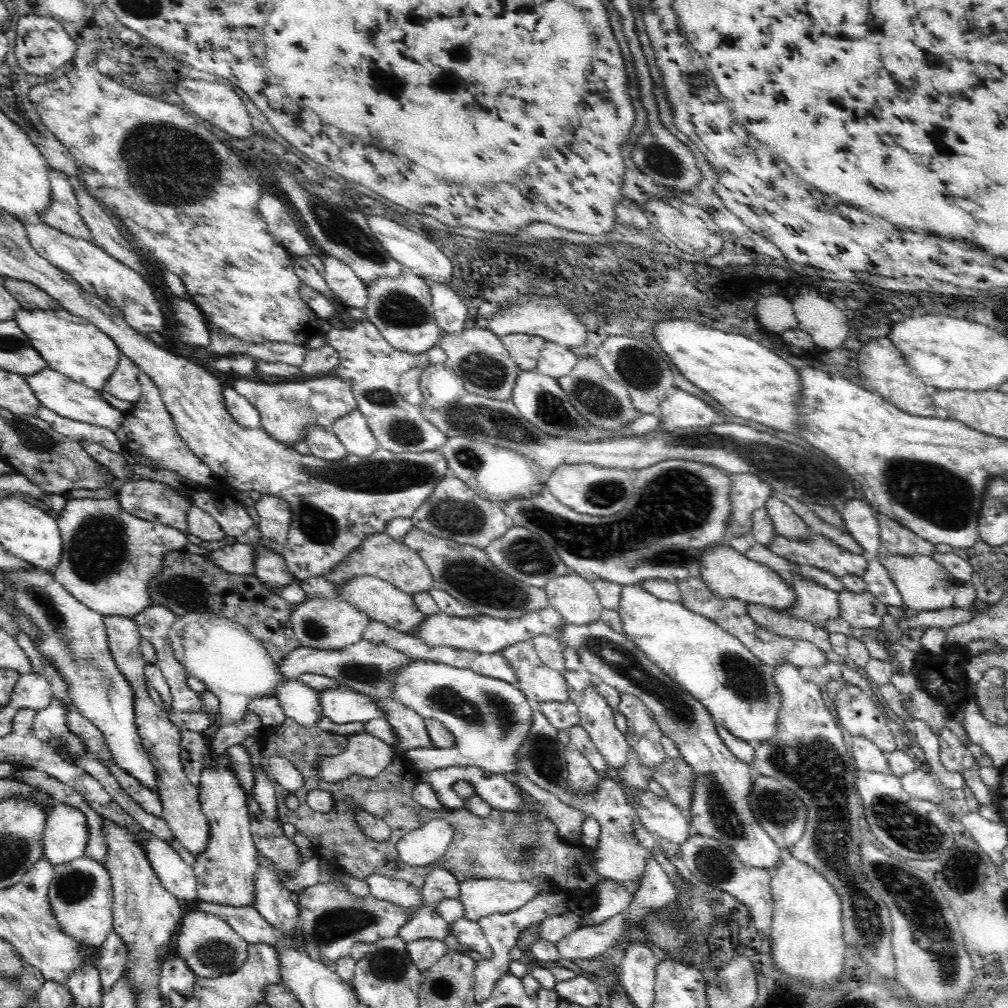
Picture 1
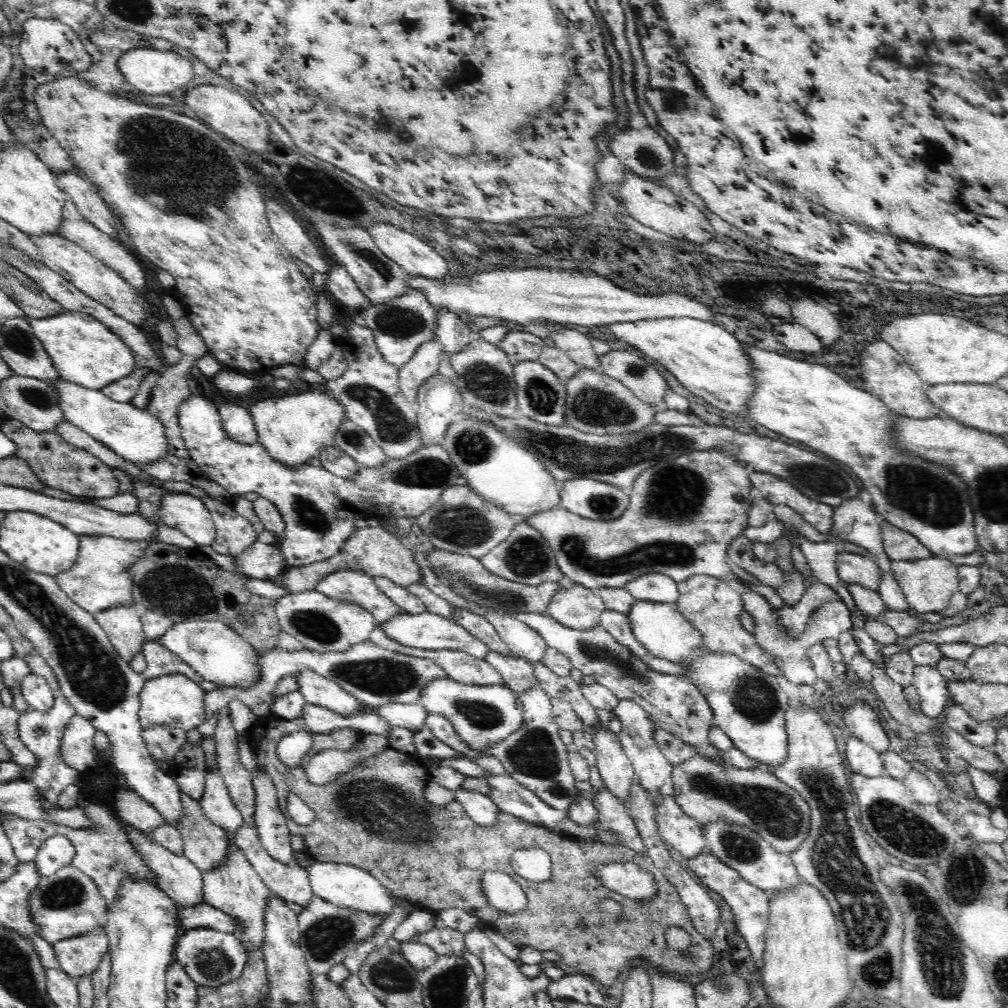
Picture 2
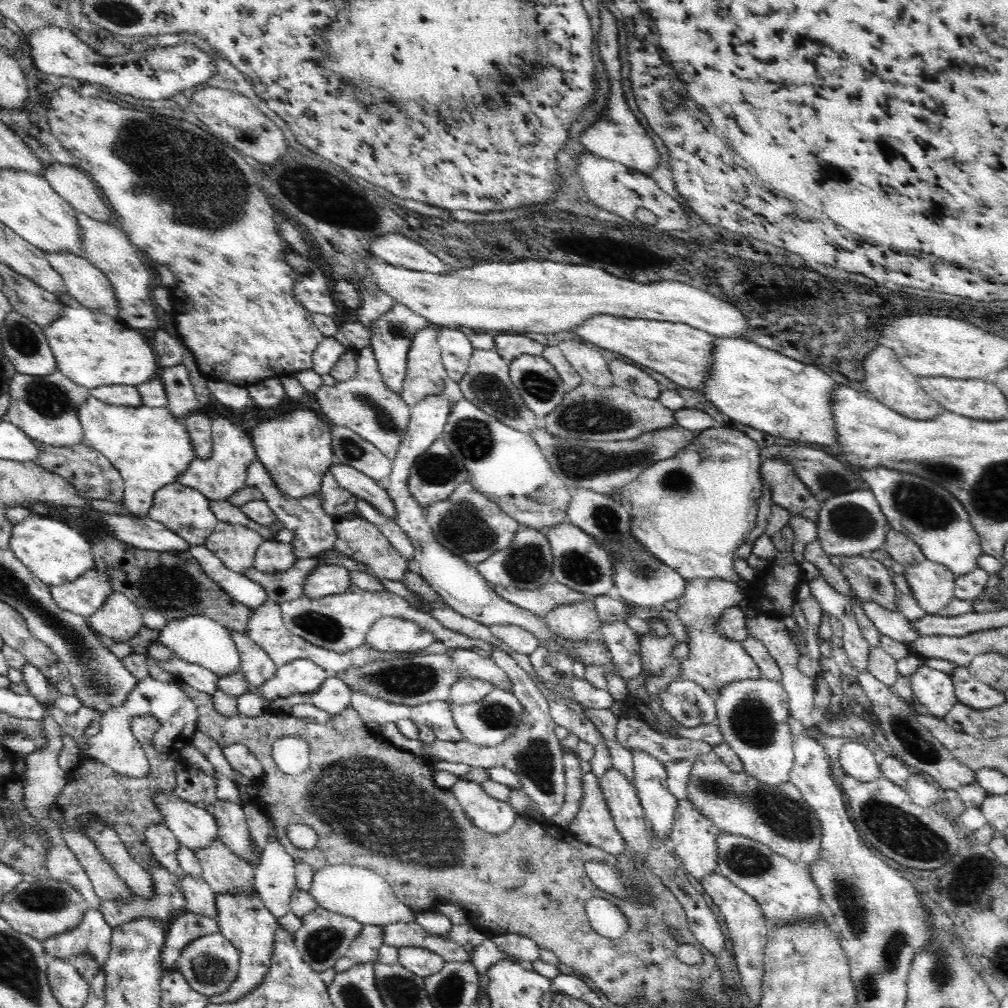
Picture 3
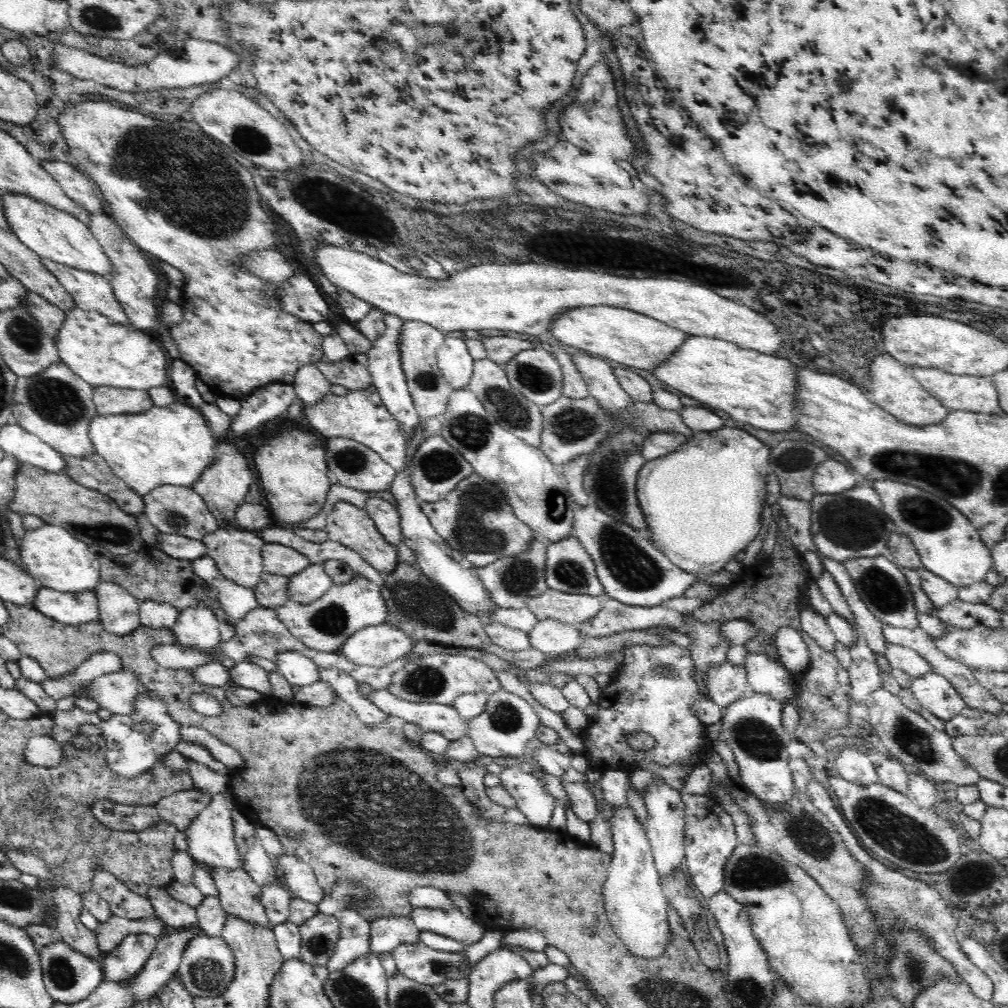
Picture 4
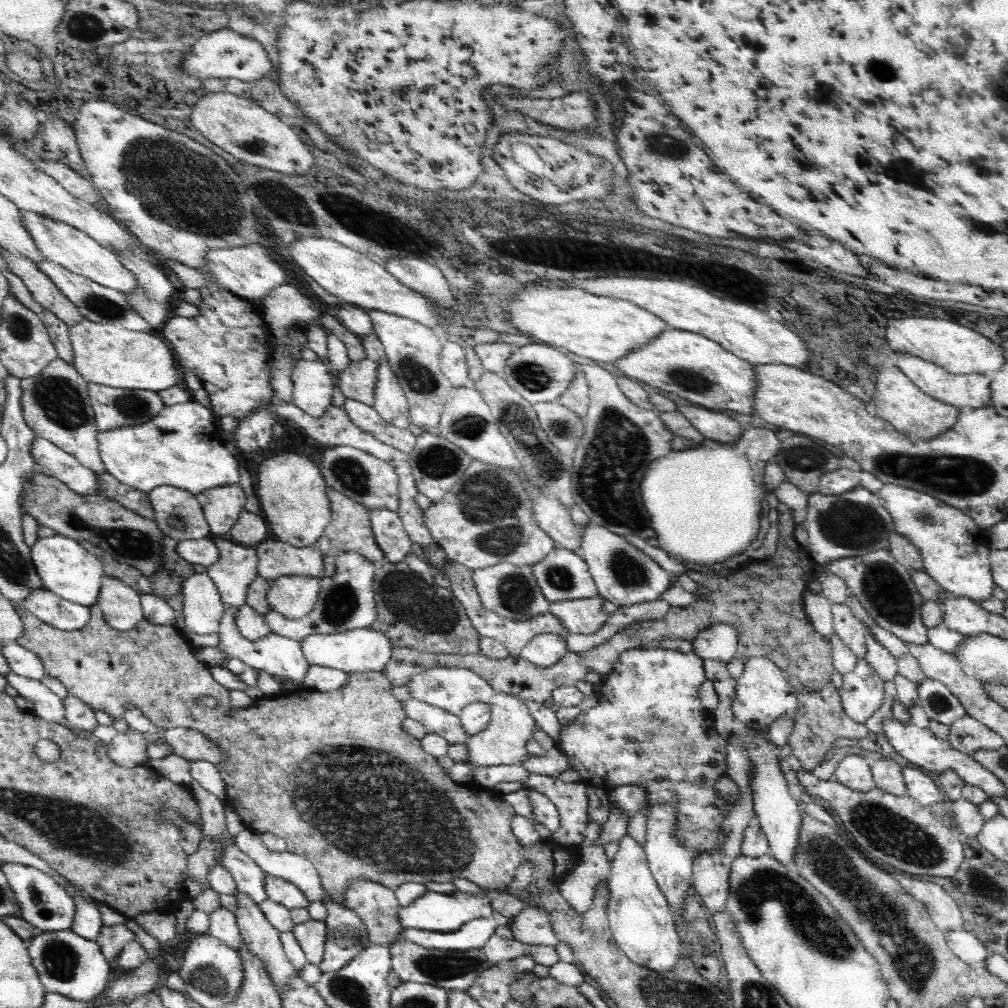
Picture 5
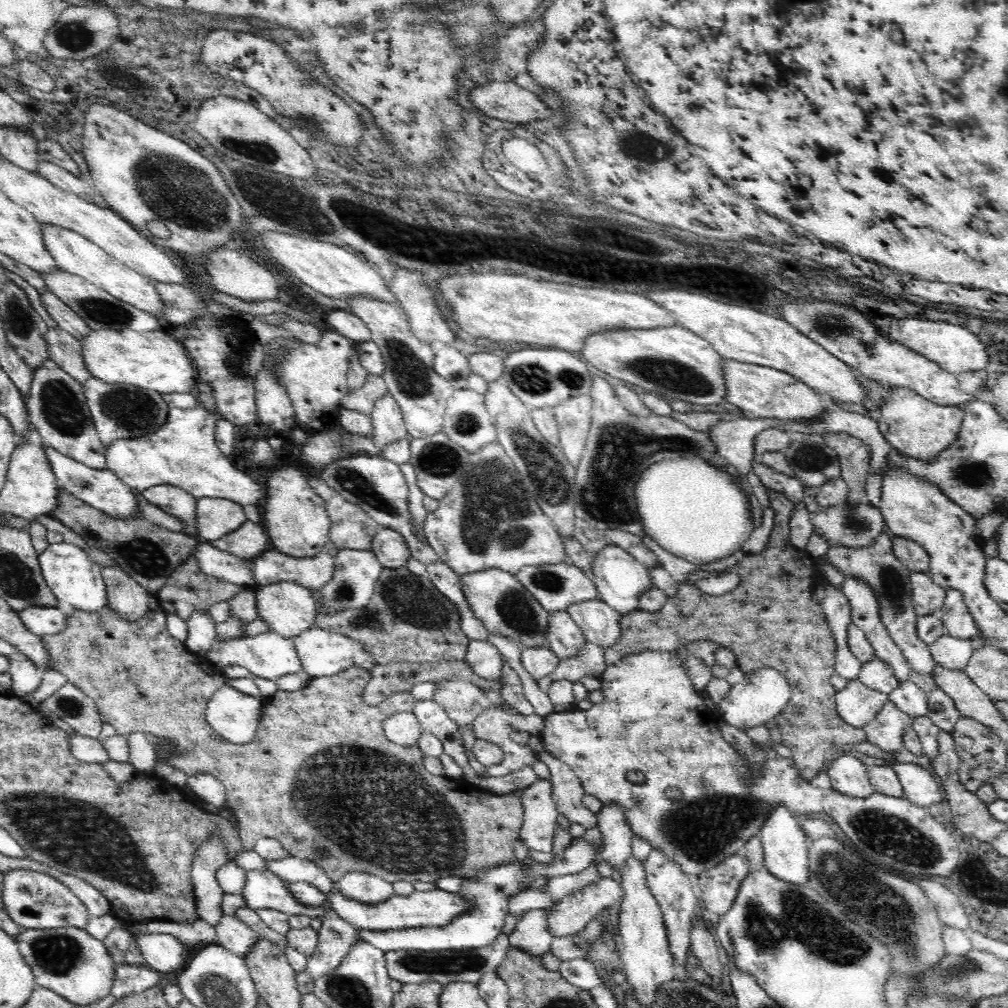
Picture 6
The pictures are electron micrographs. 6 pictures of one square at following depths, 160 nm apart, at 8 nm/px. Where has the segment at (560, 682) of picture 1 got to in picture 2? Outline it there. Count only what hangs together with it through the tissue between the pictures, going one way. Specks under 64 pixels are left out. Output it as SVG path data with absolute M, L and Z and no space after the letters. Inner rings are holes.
M510 650L508 653L490 651L485 657L505 680L505 685L514 693L526 693L531 689L543 689L532 661Z

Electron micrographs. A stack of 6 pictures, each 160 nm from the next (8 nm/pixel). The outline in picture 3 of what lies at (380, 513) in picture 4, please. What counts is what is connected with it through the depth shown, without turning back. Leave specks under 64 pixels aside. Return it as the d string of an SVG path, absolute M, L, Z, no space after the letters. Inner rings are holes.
M334 459L330 465L329 472L332 472L332 475L334 475L342 488L349 490L354 496L362 497L372 502L372 504L374 504L378 510L382 511L382 513L386 513L392 517L396 516L397 510L395 504L389 497L387 490L384 490L376 480L372 479L370 476L367 476L364 472L361 472L360 470L353 468L352 465L348 465L344 462L334 463Z

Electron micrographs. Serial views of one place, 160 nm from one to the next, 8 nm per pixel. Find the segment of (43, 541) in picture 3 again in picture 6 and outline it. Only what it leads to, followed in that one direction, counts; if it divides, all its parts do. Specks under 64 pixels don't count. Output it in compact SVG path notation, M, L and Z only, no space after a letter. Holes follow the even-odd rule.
M65 541L48 543L47 547L38 553L38 560L46 584L59 602L58 606L72 611L80 609L88 612L107 606L102 567L82 548Z

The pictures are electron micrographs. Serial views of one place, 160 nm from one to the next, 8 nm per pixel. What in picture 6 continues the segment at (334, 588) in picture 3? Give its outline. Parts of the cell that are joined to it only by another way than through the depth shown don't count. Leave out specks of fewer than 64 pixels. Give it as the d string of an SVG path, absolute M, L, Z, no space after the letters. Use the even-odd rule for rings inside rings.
M295 582L257 585L258 616L272 625L272 630L293 637L314 626L316 599L314 589Z

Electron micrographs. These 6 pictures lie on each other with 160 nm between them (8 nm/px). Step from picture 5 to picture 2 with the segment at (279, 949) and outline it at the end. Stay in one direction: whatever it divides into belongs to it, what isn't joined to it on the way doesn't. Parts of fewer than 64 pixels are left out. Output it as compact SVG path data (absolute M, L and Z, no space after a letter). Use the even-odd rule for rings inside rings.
M179 793L182 812L174 824L183 840L183 854L201 871L215 867L227 853L226 831L210 820L201 802Z

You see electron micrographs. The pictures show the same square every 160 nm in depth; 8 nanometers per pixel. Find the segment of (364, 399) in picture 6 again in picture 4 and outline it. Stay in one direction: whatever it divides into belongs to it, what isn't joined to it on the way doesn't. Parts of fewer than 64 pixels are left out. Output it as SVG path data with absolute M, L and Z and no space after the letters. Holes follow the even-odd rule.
M367 353L350 354L334 364L327 364L321 360L314 366L318 366L331 383L342 385L347 389L363 389L373 382Z

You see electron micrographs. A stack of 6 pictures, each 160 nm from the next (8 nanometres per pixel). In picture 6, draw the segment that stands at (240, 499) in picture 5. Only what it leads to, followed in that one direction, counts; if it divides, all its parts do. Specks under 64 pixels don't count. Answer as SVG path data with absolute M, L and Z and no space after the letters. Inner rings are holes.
M197 498L198 542L224 538L245 520L243 506L230 498Z

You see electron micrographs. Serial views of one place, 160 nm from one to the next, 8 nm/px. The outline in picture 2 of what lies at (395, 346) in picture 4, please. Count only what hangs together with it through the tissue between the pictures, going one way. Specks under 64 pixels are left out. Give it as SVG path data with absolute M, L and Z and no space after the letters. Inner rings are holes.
M410 289L407 293L395 296L383 303L370 304L362 310L366 326L376 336L378 349L389 363L406 364L415 352L426 342L435 341L436 308L422 289Z

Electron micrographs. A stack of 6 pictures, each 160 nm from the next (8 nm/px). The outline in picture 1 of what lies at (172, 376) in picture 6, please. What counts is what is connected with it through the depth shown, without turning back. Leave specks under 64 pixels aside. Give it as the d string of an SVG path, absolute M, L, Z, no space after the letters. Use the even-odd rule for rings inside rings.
M64 308L53 309L24 309L18 310L13 319L20 331L27 336L34 350L47 362L47 366L61 372L64 376L71 378L78 384L83 384L94 390L103 389L106 381L114 372L119 359L119 348L117 344L106 333L99 330L94 324L80 316L72 315Z

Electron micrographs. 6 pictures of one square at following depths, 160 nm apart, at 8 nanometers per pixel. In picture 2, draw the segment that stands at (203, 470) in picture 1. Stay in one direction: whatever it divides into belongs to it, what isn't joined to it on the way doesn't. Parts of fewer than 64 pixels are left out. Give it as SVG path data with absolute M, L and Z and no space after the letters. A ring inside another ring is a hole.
M188 354L155 381L149 390L145 411L159 420L166 437L166 452L182 461L190 461L191 454L183 441L177 419L178 405L187 396L189 370L193 368L194 354Z

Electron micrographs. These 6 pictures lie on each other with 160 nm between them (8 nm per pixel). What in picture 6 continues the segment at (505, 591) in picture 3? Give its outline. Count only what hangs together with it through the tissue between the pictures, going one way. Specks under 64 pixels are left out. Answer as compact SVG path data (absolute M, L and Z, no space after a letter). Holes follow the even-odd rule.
M599 598L571 604L566 610L580 627L586 641L604 648L618 640L623 614Z

